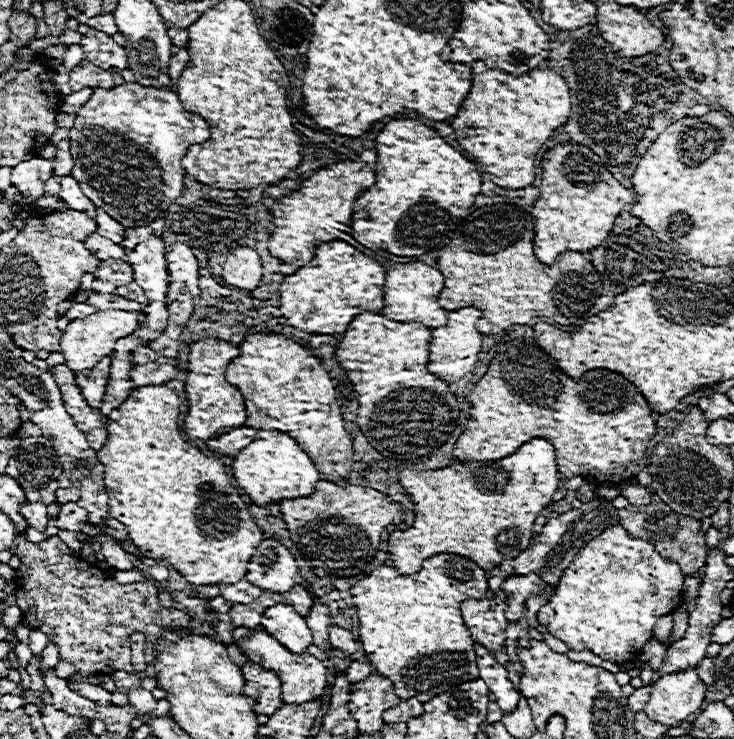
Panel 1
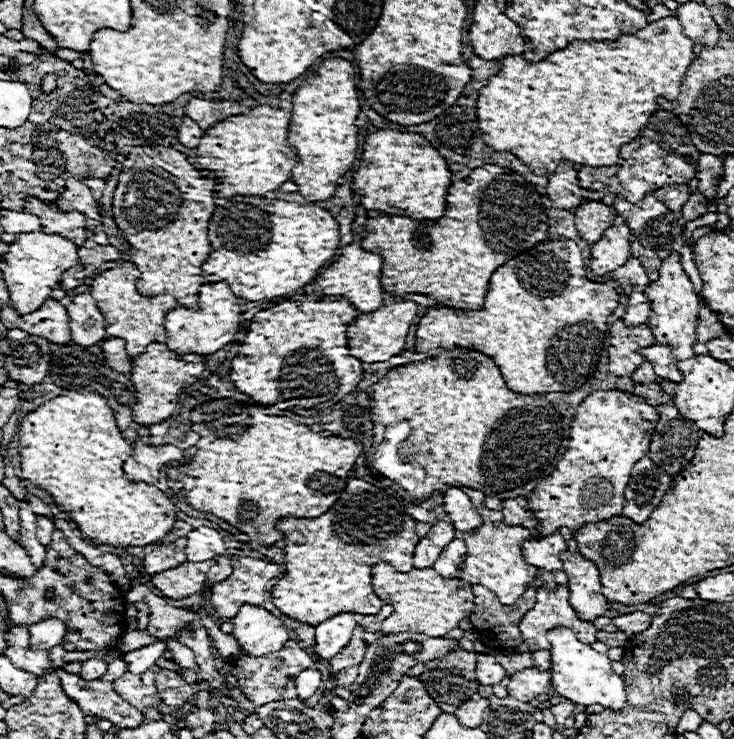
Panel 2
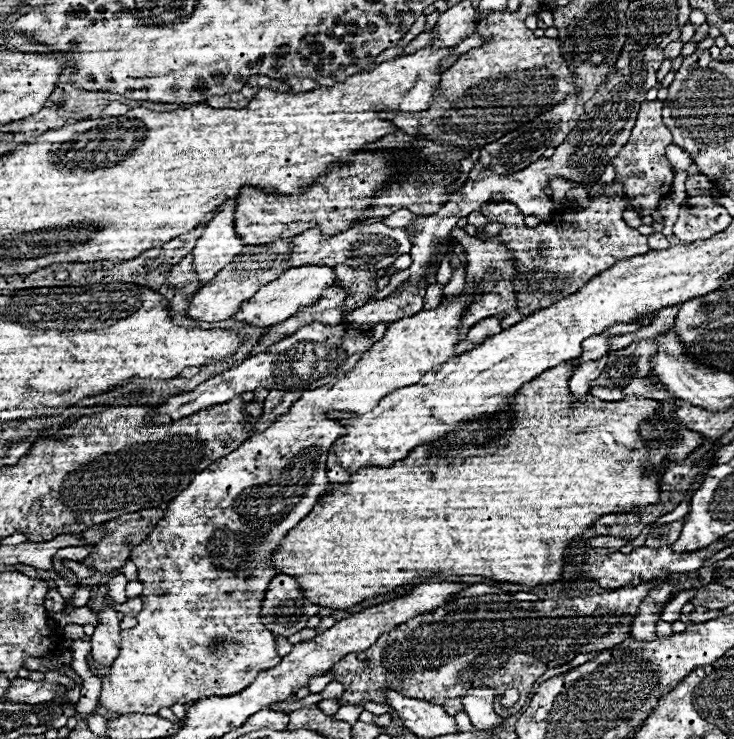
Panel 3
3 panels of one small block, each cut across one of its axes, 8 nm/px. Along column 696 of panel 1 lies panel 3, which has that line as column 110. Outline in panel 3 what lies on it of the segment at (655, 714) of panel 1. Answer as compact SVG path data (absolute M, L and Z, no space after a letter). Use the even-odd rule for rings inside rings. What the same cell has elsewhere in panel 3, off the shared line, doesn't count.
M460 294L456 300L450 300L450 302L442 302L438 308L434 310L422 310L418 312L418 316L410 316L406 320L398 320L394 322L388 330L386 330L386 336L376 342L344 376L338 374L330 384L326 386L320 386L316 390L304 390L302 392L302 398L296 400L290 410L280 416L276 422L270 424L270 428L266 428L262 434L256 434L248 440L244 440L234 452L230 452L228 456L224 456L222 460L210 464L210 468L206 468L204 472L200 472L192 482L190 486L180 492L170 504L168 504L168 510L166 510L166 518L162 518L158 522L158 526L150 532L150 536L132 550L132 562L138 566L138 582L144 584L144 590L142 590L142 598L144 598L144 606L138 614L138 624L130 630L124 630L120 636L120 654L118 658L114 660L112 668L110 668L110 676L102 680L102 692L100 692L100 704L108 710L108 712L116 712L116 714L122 714L122 712L142 712L142 714L158 714L160 708L164 706L172 706L176 702L180 704L188 704L188 702L196 702L196 700L202 700L202 698L208 698L208 696L230 696L230 694L238 694L242 692L244 688L248 688L254 678L264 672L266 668L274 668L276 664L280 664L280 656L276 654L276 648L274 648L274 640L272 640L272 632L266 630L262 624L256 624L256 620L260 620L260 604L262 604L262 596L268 588L268 582L274 578L276 570L270 566L270 564L264 564L270 560L270 554L272 550L276 550L282 542L282 538L286 536L286 532L290 528L294 528L302 518L308 516L310 508L314 508L314 504L318 502L318 498L328 492L328 478L326 478L326 456L328 456L328 448L330 444L334 444L334 440L338 440L338 436L344 436L346 434L346 428L340 426L336 420L330 420L326 414L331 411L347 411L357 414L365 414L374 408L382 396L402 388L402 386L412 386L420 380L420 376L424 372L430 372L434 366L438 364L444 364L448 358L454 356L454 346L458 344L458 324L460 324L460 318L462 318L462 308L464 304L470 300L470 296L464 296Z

